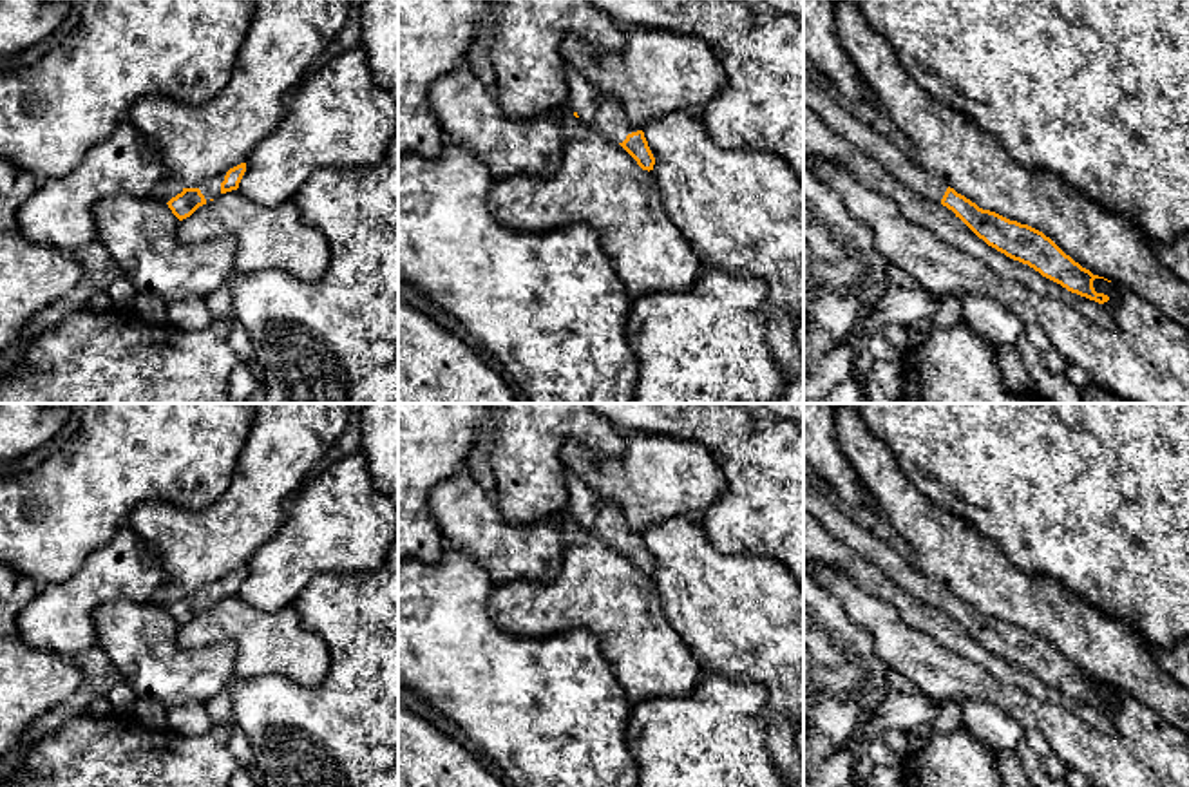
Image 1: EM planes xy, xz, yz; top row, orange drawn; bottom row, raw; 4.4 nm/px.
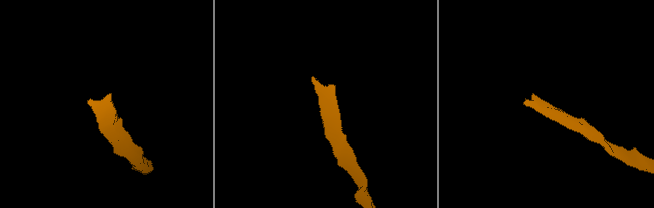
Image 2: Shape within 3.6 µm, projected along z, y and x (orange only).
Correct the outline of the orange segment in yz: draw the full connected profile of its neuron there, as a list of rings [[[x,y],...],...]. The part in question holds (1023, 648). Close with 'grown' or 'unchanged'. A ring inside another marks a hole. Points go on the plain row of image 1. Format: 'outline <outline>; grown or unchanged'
outline [[[804,478],[804,510],[809,512],[816,521],[820,521],[836,539],[840,539],[849,548],[856,550],[870,563],[874,563],[889,579],[892,579],[898,586],[921,599],[927,604],[941,608],[948,615],[956,619],[979,644],[983,644],[988,651],[1004,659],[1006,662],[1028,669],[1042,682],[1061,689],[1071,698],[1104,709],[1109,706],[1108,700],[1097,698],[1093,693],[1095,684],[1104,684],[1093,680],[1089,675],[1082,673],[1070,660],[1066,660],[1050,642],[1042,637],[1021,630],[1017,626],[1010,626],[995,617],[983,615],[965,601],[957,599],[950,593],[941,583],[925,575],[919,568],[908,564],[892,546],[874,537],[863,526],[860,526],[852,517],[845,516],[831,499],[823,496],[820,488],[816,488],[807,478]]]; grown

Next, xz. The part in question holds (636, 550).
outline [[[565,467],[568,505],[566,514],[574,517],[590,536],[621,550],[642,575],[653,575],[655,563],[644,537],[632,530],[621,508],[599,499],[585,481]]]; grown

